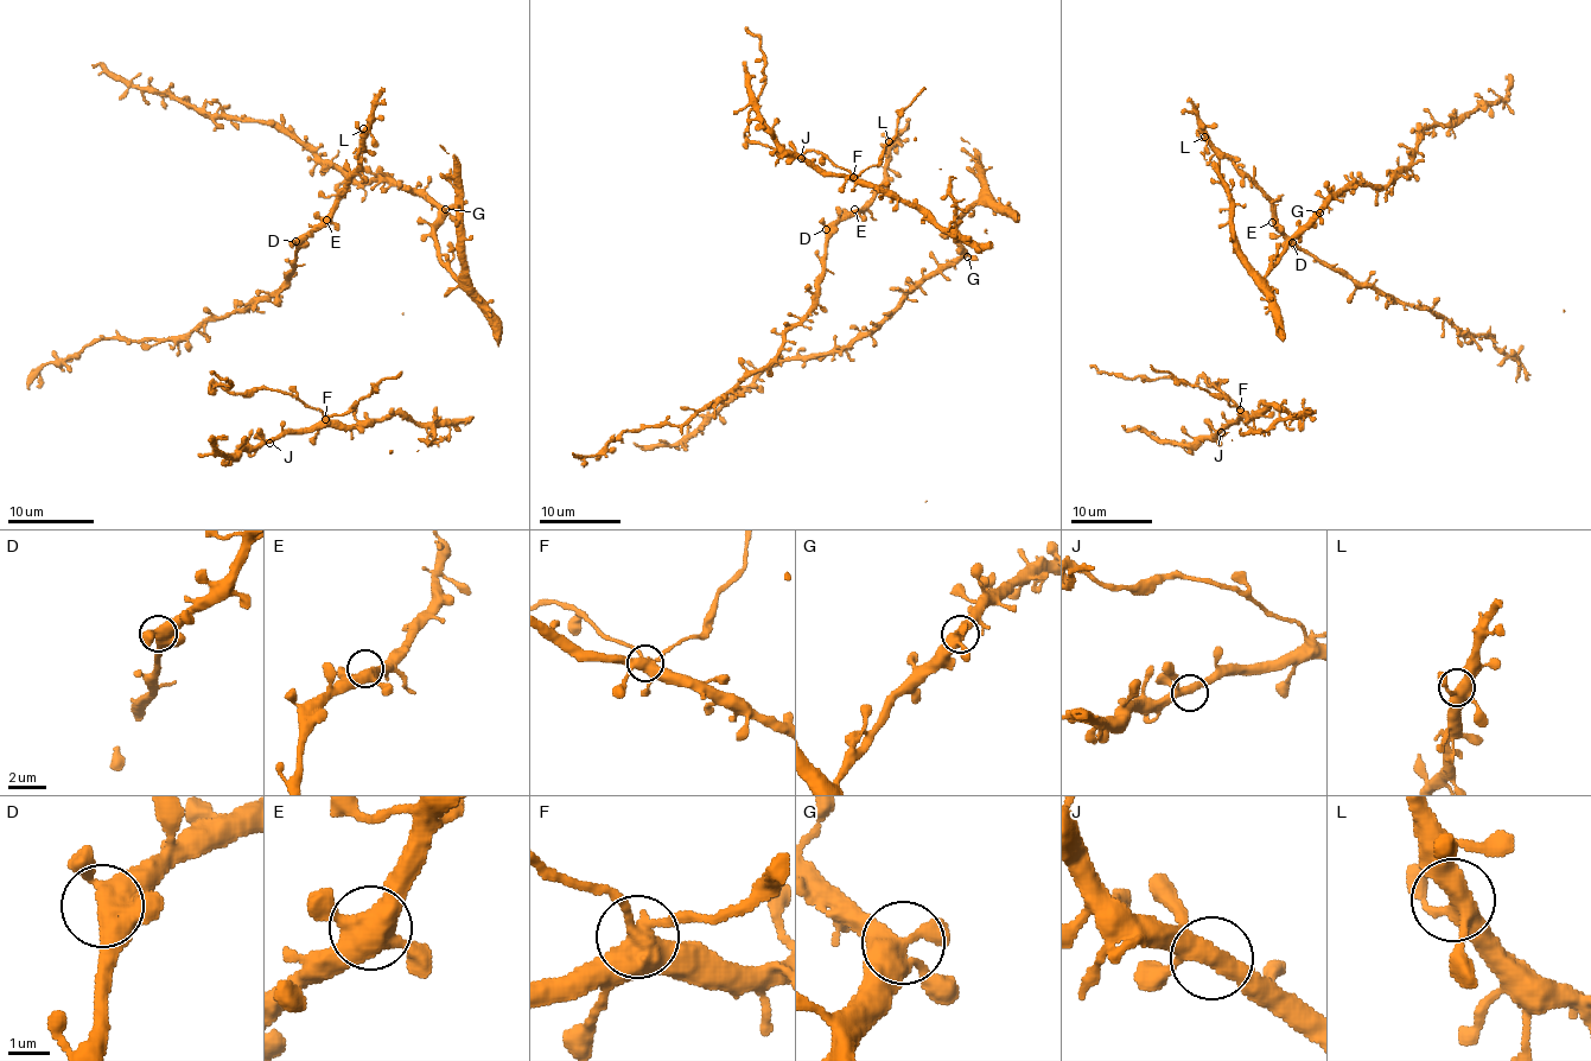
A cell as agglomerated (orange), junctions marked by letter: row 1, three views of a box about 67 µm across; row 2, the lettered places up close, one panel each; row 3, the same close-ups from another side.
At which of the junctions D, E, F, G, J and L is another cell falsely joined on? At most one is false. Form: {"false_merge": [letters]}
{"false_merge": ["F"]}

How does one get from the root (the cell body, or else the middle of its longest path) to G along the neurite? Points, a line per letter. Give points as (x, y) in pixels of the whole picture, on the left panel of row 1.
G: (454, 180), (458, 278), (441, 259), (434, 237), (434, 222), (445, 209)

